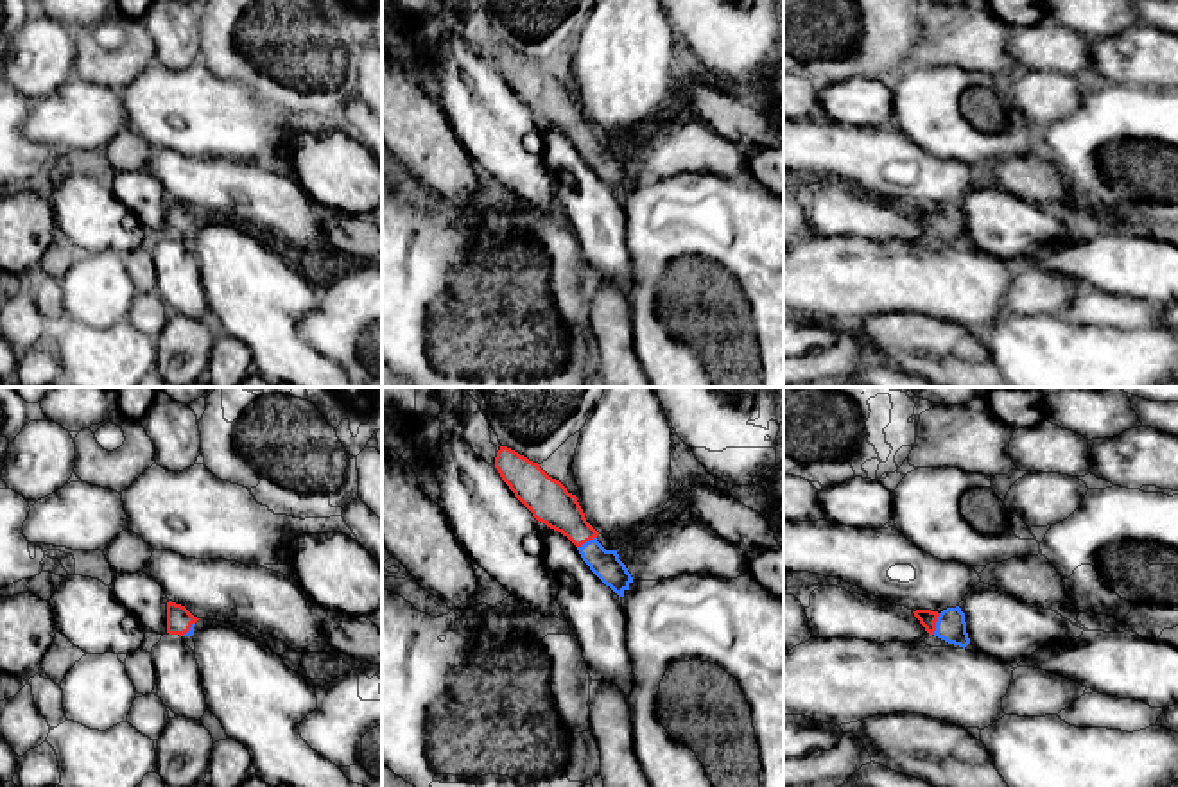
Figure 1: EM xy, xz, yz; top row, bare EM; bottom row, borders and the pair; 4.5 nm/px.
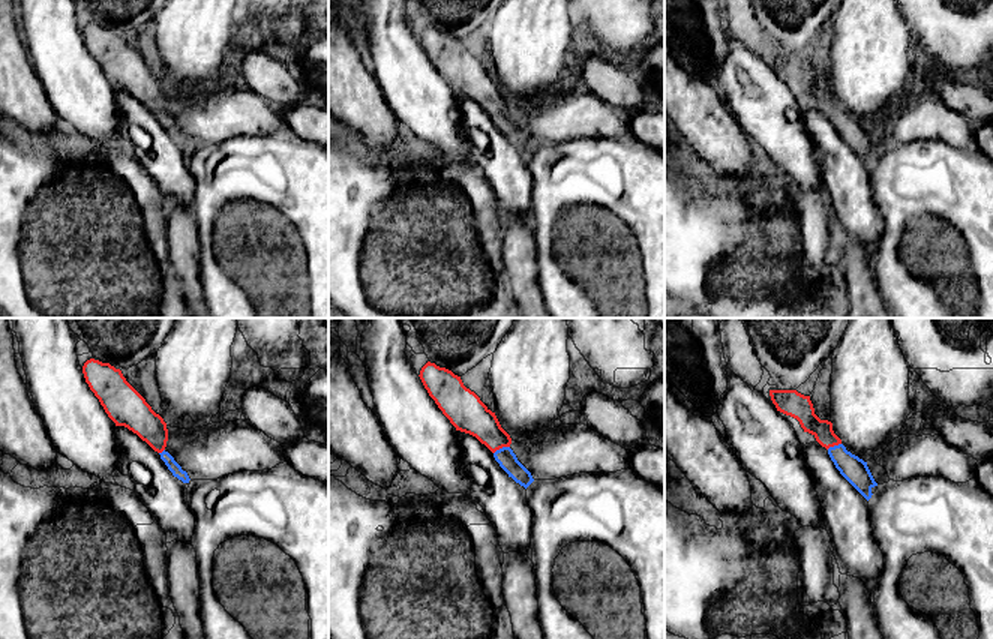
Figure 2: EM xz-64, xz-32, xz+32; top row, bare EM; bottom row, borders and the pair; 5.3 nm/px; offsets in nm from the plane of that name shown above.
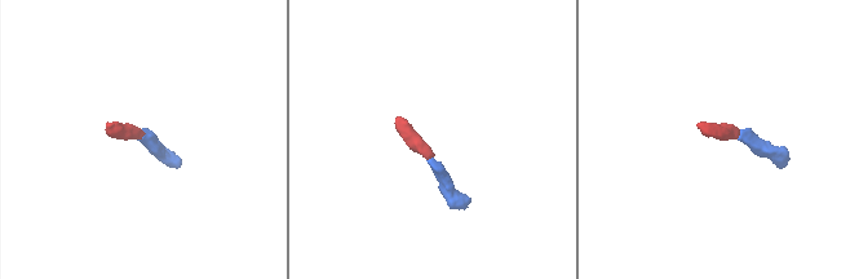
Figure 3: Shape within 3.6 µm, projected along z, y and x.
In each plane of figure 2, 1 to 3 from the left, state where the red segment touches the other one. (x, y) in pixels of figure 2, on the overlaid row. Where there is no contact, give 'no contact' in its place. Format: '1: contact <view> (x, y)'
1: contact xz-64 (162, 452)
2: contact xz-32 (503, 447)
3: contact xz+32 (834, 446)

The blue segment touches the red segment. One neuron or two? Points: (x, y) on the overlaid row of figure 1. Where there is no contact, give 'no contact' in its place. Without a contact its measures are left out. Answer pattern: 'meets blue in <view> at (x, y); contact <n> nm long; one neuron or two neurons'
meets blue in yz at (936, 624); contact 100 nm long; one neuron

